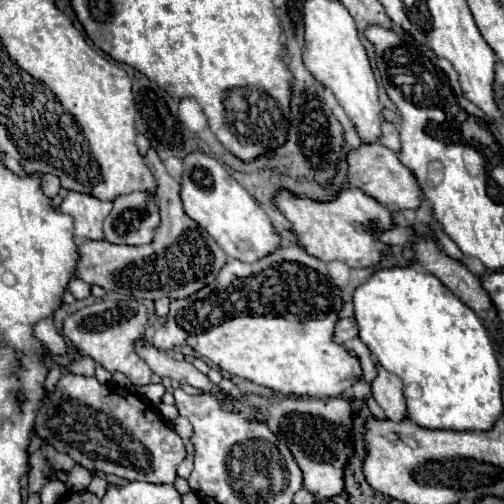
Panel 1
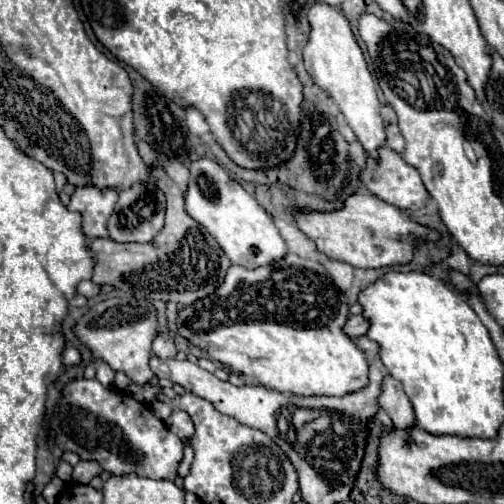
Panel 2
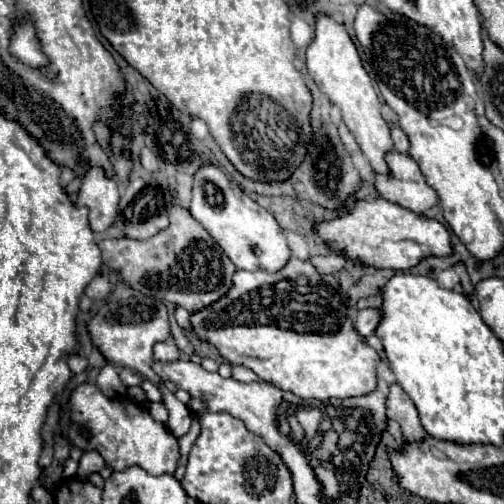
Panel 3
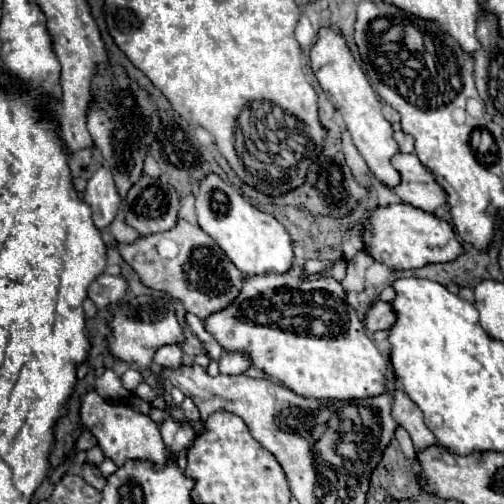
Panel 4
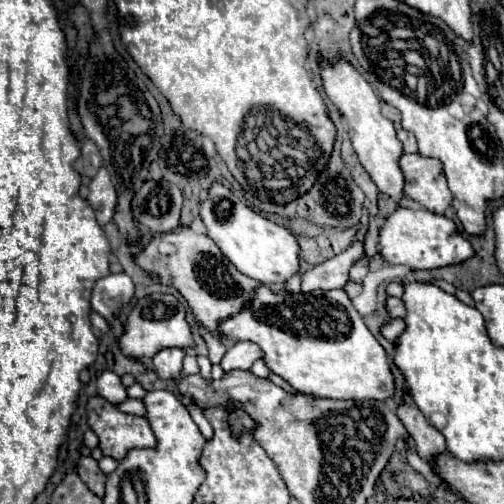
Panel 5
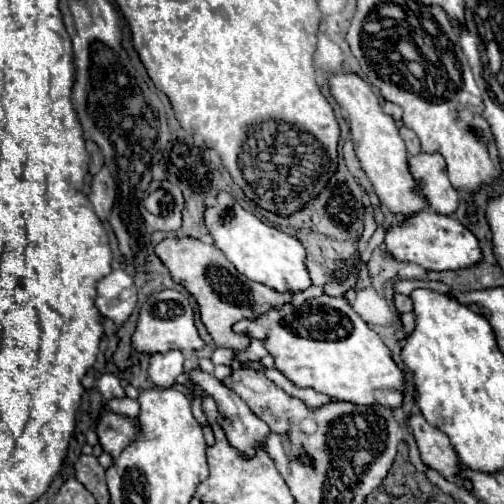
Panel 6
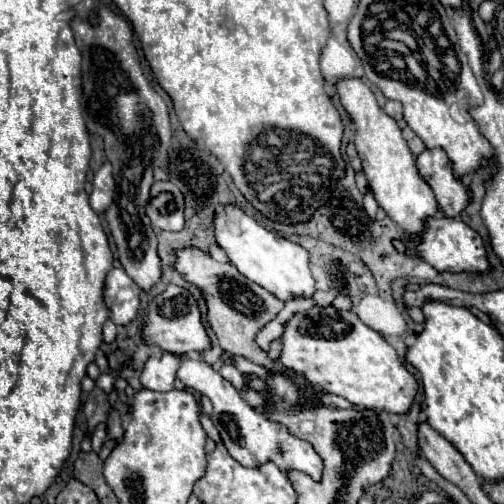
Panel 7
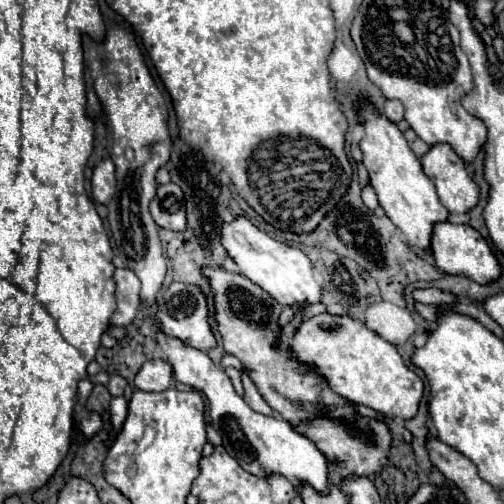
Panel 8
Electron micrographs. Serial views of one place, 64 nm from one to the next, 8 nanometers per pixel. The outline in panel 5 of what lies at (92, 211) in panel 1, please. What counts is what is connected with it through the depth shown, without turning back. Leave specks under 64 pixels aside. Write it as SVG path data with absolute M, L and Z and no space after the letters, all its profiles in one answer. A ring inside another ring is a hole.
M100 168L98 174L92 178L88 188L90 188L90 194L88 194L86 200L92 206L98 224L104 226L112 220L112 216L116 212L116 206L118 206L118 196L116 196L114 184L108 176L108 170Z

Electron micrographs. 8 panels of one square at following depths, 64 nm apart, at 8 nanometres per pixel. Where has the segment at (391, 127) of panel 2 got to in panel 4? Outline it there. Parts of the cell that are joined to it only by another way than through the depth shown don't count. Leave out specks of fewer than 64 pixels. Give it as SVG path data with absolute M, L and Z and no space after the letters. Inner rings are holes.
M396 130L394 132L394 140L398 142L400 152L414 152L414 140L412 140L412 136L404 134L402 130Z

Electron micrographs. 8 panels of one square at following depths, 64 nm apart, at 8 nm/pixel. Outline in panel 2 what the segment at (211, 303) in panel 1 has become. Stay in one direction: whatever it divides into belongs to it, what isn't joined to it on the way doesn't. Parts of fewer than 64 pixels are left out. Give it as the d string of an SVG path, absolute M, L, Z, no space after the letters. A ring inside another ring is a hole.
M290 252L284 258L254 270L232 264L214 294L178 310L176 334L190 340L230 372L256 378L264 388L298 396L344 396L368 384L368 364L364 354L342 334L346 318L348 302L332 282L326 266ZM158 334L154 338L154 342L152 342L152 352L156 356L160 356L160 358L174 358L176 356L176 346L174 346L174 342L170 338Z

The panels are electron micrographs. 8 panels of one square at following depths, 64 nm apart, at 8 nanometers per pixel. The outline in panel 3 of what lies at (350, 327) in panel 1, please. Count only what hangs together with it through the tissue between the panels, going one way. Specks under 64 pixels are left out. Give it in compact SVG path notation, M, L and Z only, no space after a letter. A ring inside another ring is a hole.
M366 308L366 310L358 312L358 318L356 318L354 326L356 326L356 332L360 336L370 336L378 322L380 322L380 314L376 312L376 308Z

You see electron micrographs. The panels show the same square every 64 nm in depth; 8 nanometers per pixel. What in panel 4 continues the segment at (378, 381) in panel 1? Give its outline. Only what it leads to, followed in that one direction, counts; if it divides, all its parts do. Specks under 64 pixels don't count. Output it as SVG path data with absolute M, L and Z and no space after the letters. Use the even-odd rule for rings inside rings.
M394 390L392 398L394 398L392 418L410 434L414 446L420 450L420 448L426 448L428 444L438 444L432 432L426 428L420 408L416 408L416 404L406 396L406 392Z

